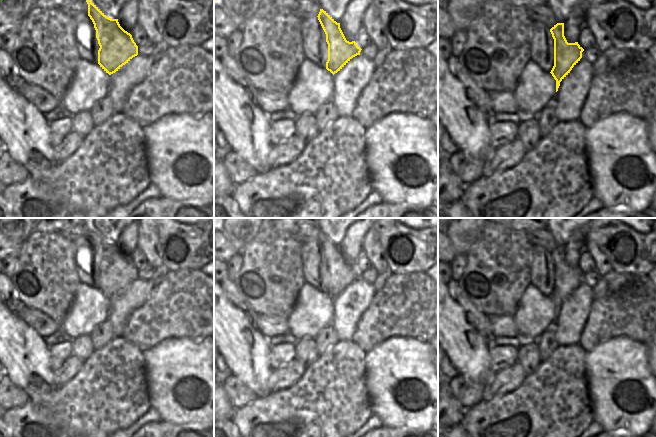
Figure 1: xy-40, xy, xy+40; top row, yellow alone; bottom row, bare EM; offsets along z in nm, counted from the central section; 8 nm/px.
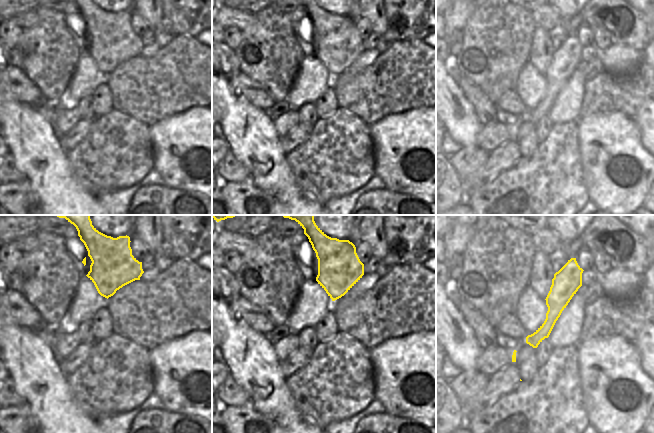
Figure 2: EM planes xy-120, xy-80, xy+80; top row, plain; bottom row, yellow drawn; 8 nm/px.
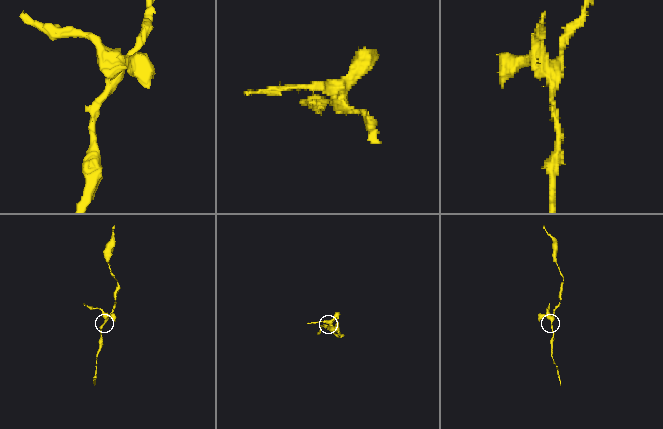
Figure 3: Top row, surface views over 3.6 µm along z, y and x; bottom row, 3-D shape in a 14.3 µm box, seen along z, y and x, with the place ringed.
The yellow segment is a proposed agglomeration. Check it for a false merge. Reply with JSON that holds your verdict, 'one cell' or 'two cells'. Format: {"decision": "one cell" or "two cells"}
{"decision": "two cells"}

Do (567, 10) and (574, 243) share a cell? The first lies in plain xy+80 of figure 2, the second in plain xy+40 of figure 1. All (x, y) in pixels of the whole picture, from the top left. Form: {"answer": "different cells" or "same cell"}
{"answer": "different cells"}

